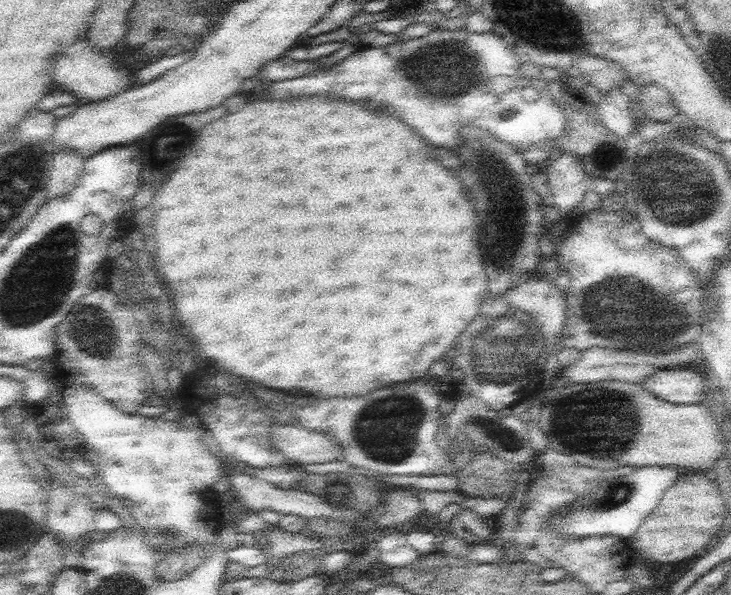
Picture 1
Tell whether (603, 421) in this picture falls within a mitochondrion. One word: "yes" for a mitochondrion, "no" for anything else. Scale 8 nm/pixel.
yes

